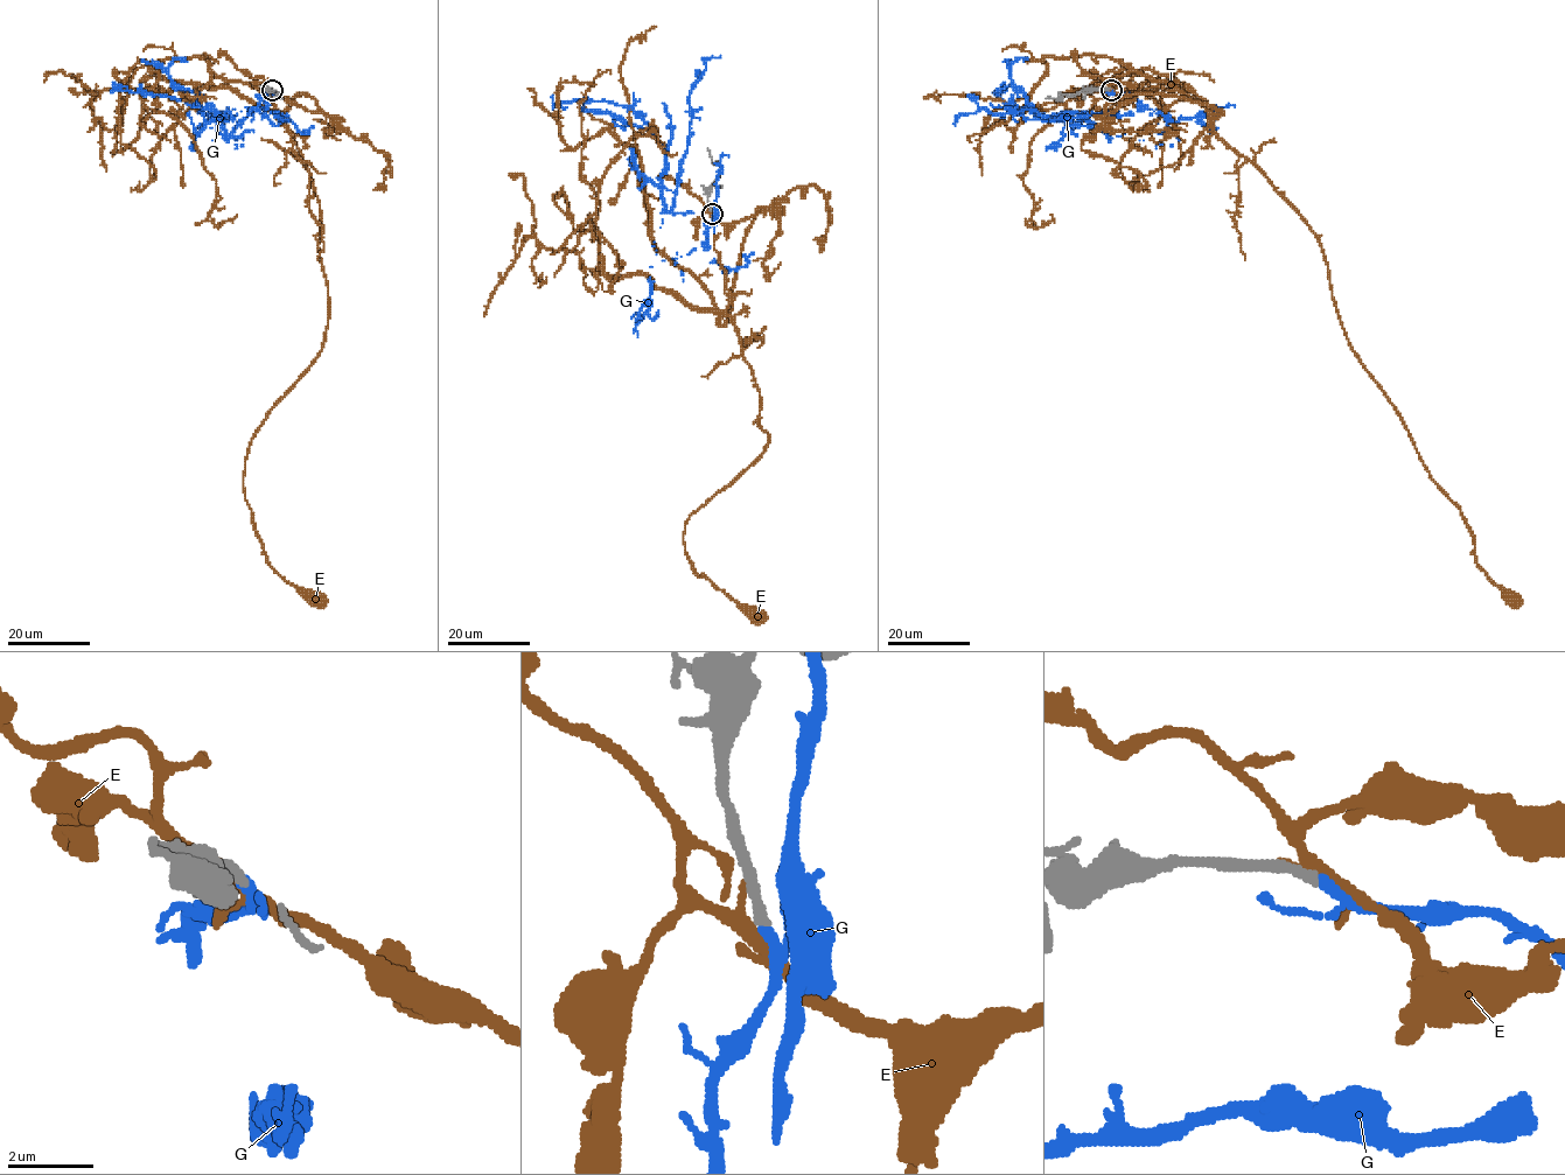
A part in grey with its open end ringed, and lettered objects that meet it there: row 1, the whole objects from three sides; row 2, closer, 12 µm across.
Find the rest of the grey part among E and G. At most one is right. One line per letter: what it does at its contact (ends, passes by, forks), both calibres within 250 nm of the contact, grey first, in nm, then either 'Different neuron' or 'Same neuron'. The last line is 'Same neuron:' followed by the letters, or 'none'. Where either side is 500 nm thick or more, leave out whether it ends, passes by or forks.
E: It passes by. Thickness 340 nm (grey) against 280 nm. Different neuron
G: It passes by. Thickness 260 nm (grey) against 200 nm. Same neuron
Same neuron: G

